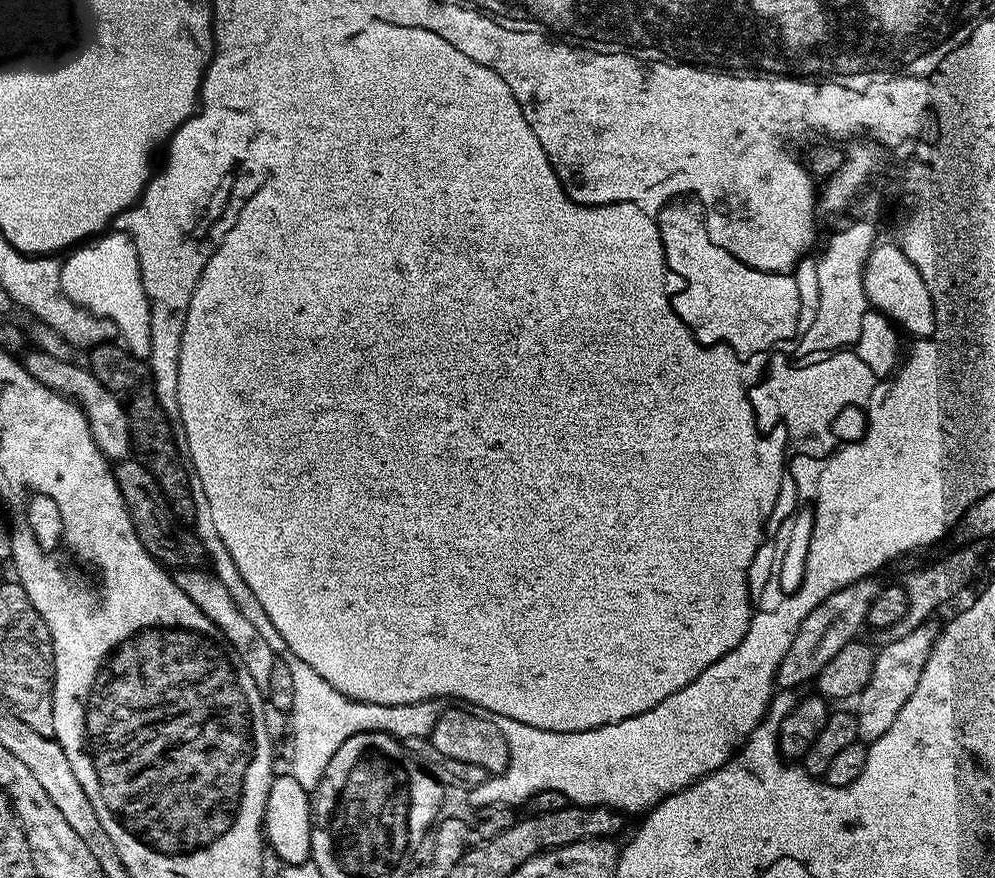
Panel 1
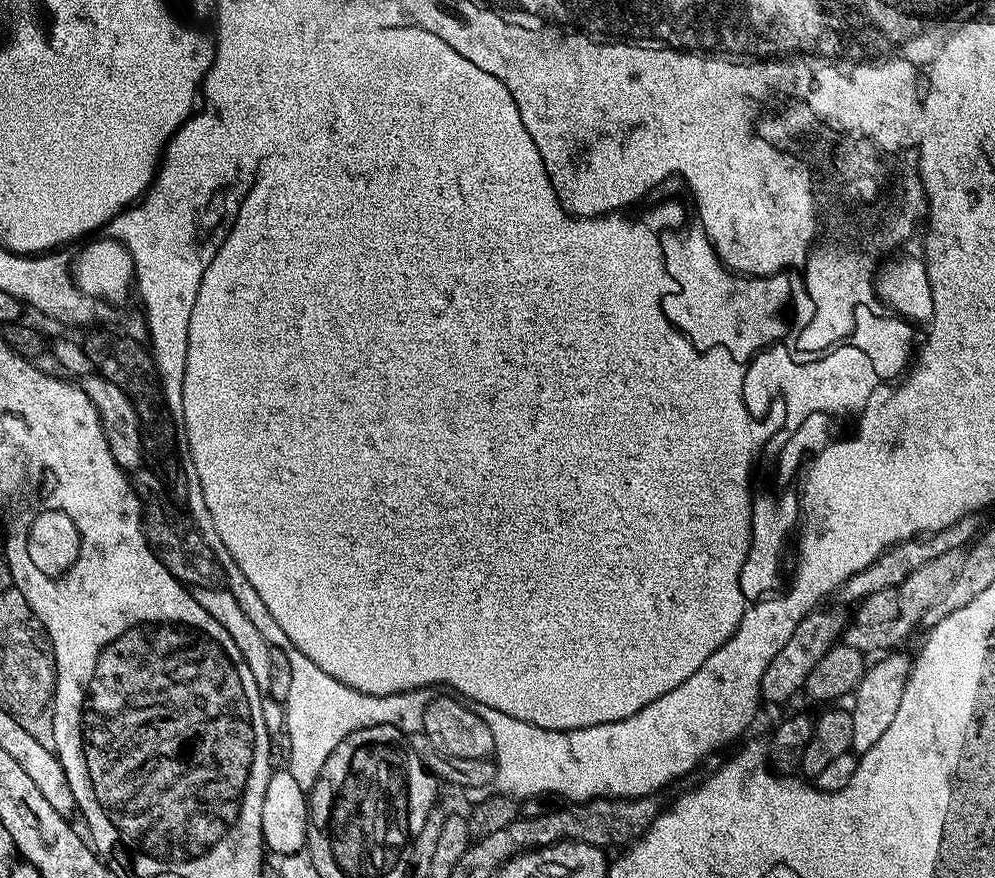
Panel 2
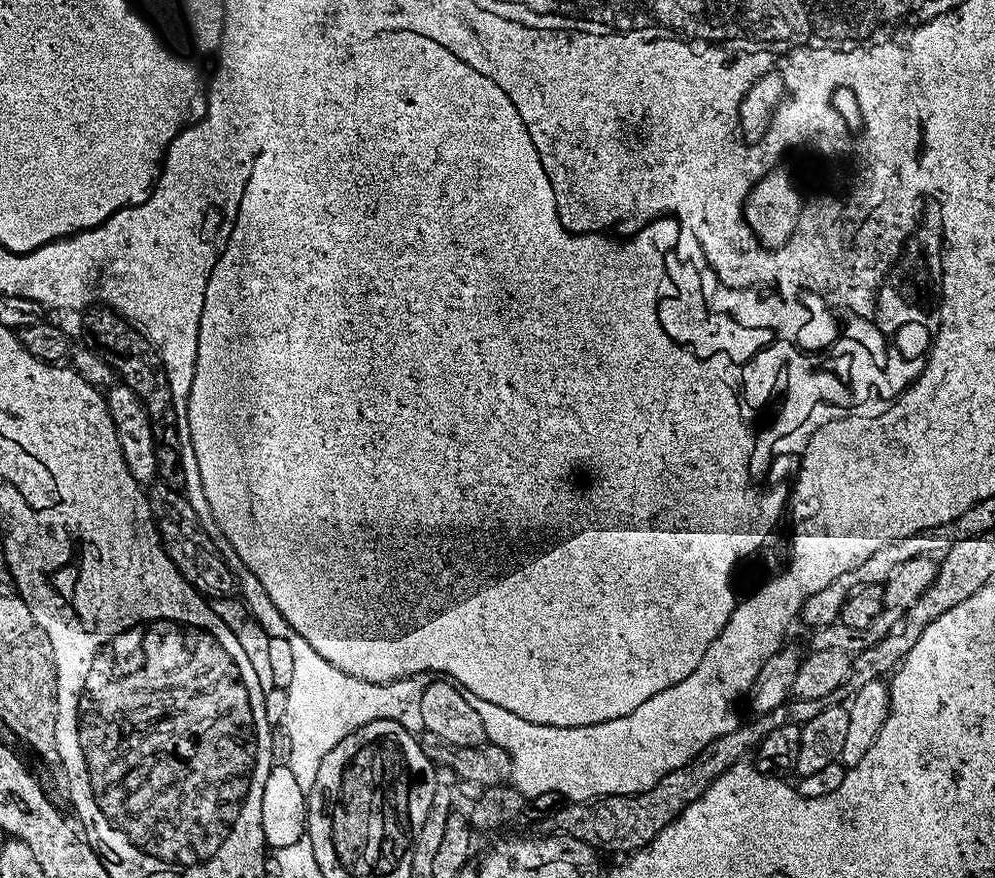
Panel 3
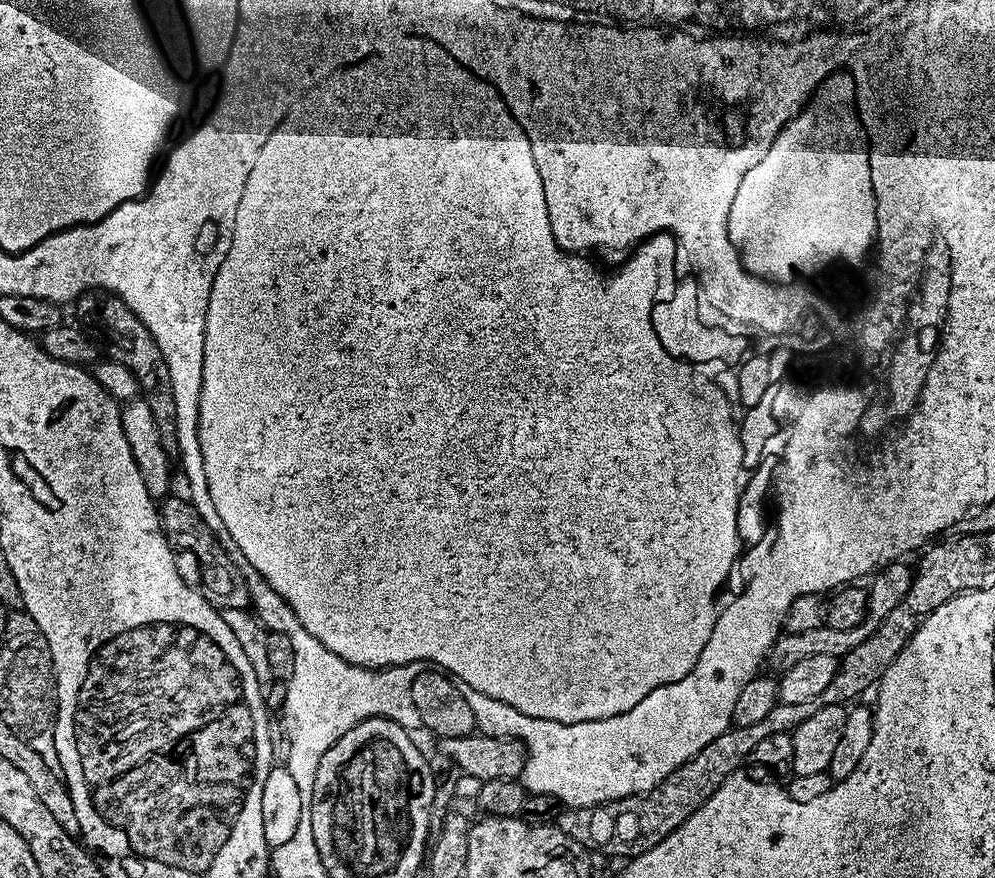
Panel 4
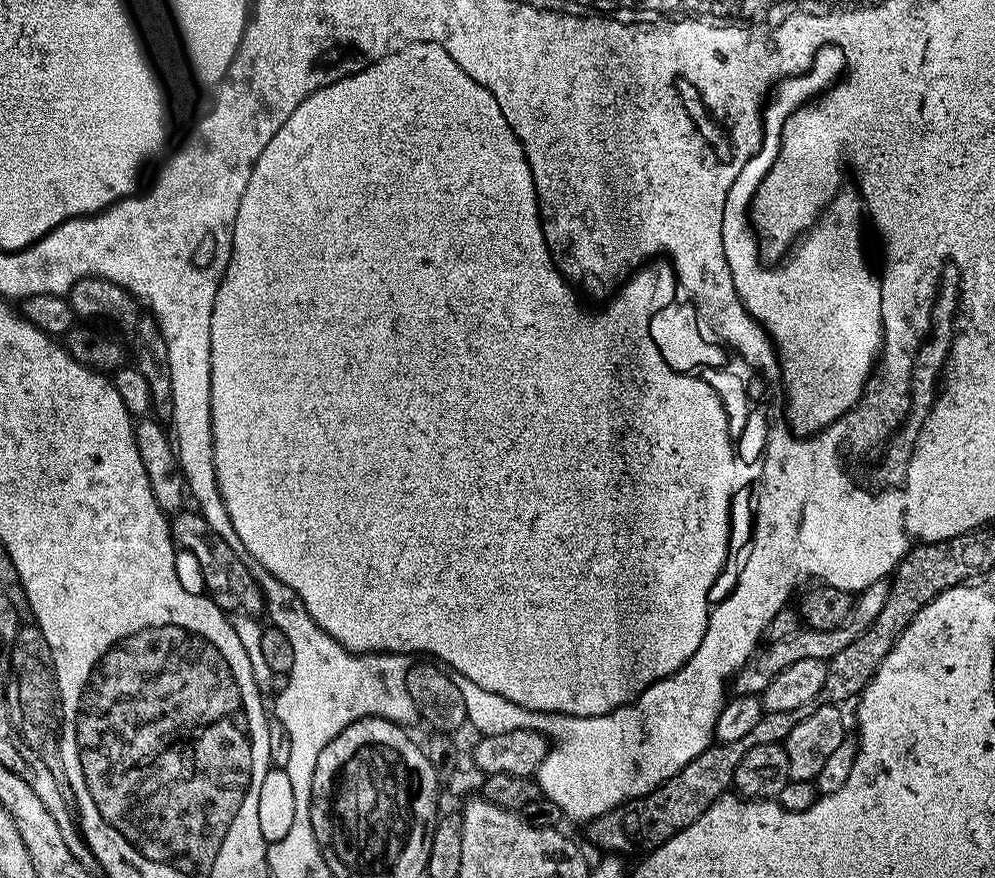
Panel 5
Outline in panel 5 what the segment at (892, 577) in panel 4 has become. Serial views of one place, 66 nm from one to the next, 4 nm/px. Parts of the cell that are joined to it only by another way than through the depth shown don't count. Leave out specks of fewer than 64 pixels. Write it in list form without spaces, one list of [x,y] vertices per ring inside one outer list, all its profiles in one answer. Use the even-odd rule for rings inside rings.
[[[882,579],[863,588],[853,599],[850,614],[846,614],[846,622],[842,622],[842,626],[834,626],[834,630],[814,630],[802,626],[787,638],[768,640],[763,646],[757,647],[751,658],[736,671],[730,684],[731,691],[737,696],[757,696],[764,693],[769,682],[778,674],[782,674],[782,670],[786,670],[786,666],[794,666],[794,662],[802,662],[802,658],[832,660],[834,654],[838,654],[838,650],[850,646],[850,642],[854,642],[854,638],[858,638],[858,634],[866,631],[874,622],[874,618],[878,618],[878,614],[882,614],[882,606],[886,606],[889,585],[887,579]]]

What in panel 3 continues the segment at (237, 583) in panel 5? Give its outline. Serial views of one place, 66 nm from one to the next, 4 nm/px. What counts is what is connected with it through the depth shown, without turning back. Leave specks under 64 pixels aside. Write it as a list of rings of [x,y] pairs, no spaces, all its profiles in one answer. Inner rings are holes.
[[[156,482],[147,489],[148,501],[152,507],[152,519],[160,531],[164,541],[164,553],[174,562],[174,566],[184,576],[186,582],[196,587],[197,592],[208,598],[224,598],[233,591],[232,572],[220,556],[220,552],[210,542],[208,532],[202,518],[194,514],[194,506],[190,506],[187,495],[183,491],[175,492],[168,484]]]

